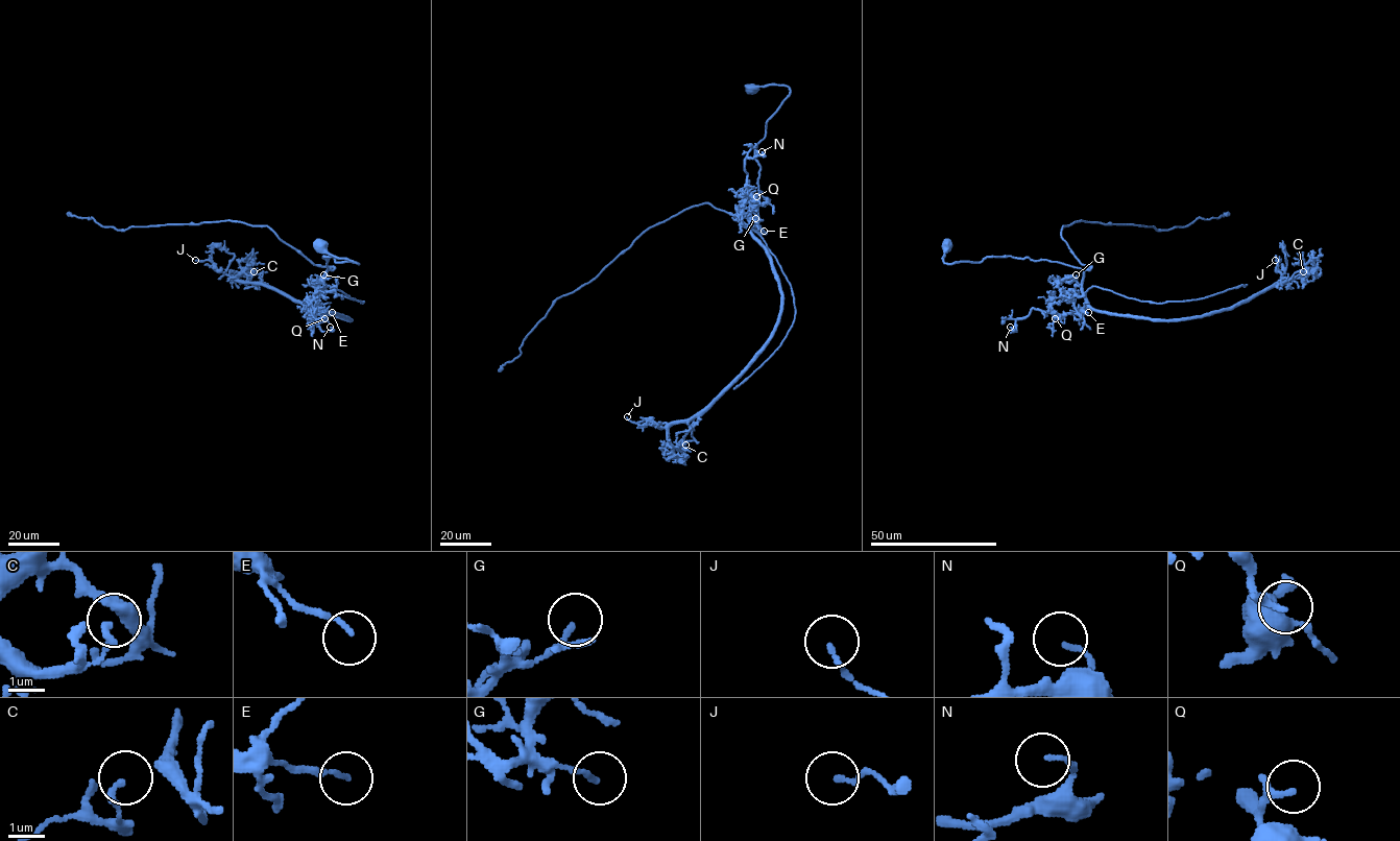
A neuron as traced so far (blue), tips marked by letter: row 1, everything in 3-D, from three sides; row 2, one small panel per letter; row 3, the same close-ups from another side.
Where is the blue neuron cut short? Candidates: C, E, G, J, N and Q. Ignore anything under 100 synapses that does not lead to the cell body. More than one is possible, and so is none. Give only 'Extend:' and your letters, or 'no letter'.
Extend: no letter

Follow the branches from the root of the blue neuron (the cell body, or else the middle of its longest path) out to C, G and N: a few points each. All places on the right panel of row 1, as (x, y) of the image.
C: (945, 244), (946, 263), (1011, 256), (1079, 267), (1082, 294), (1090, 307), (1151, 319), (1228, 310), (1303, 271)
G: (945, 244), (946, 263), (980, 262), (987, 257), (1028, 257), (1080, 268), (1080, 285), (1076, 274)
N: (945, 244), (946, 263), (1011, 256), (1083, 270), (1082, 313), (1032, 308), (1016, 320), (1015, 331), (1010, 327)

